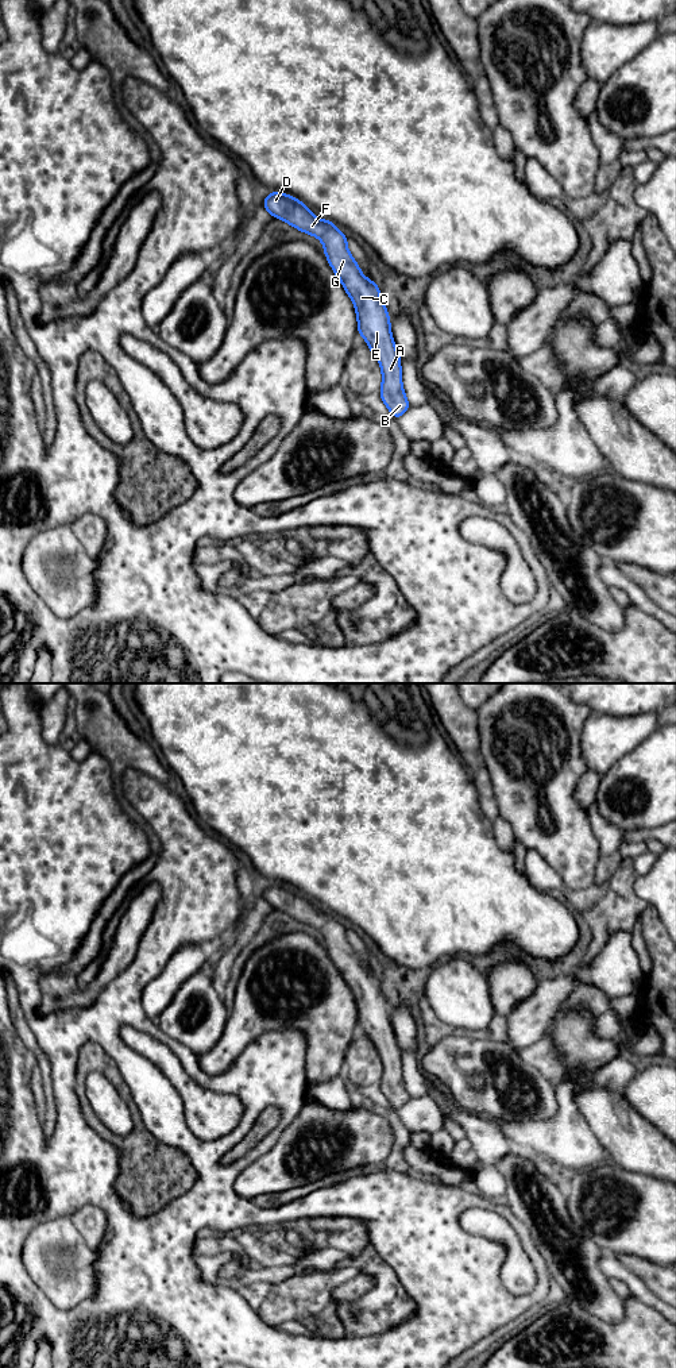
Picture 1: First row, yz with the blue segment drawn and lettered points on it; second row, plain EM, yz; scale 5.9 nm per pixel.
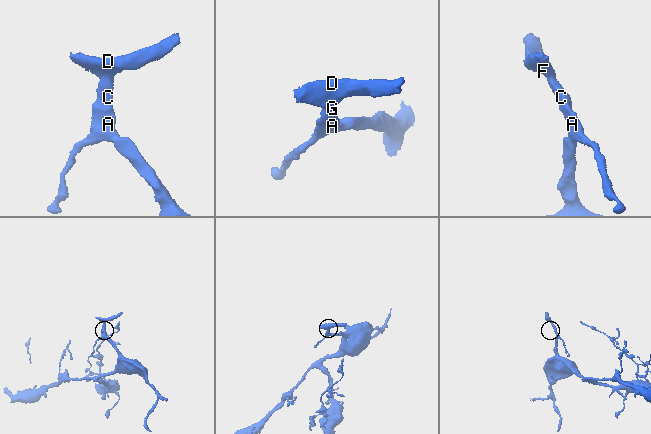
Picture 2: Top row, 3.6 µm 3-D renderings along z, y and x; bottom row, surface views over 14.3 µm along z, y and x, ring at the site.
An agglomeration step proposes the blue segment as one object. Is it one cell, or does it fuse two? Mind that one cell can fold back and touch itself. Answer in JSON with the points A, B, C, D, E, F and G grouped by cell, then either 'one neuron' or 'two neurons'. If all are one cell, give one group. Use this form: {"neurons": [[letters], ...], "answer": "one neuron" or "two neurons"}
{"neurons": [["A", "B", "C", "D", "E", "F", "G"]], "answer": "one neuron"}

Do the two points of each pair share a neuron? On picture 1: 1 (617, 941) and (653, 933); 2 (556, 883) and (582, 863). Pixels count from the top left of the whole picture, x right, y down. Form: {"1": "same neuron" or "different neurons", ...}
{"1": "different neurons", "2": "different neurons"}

